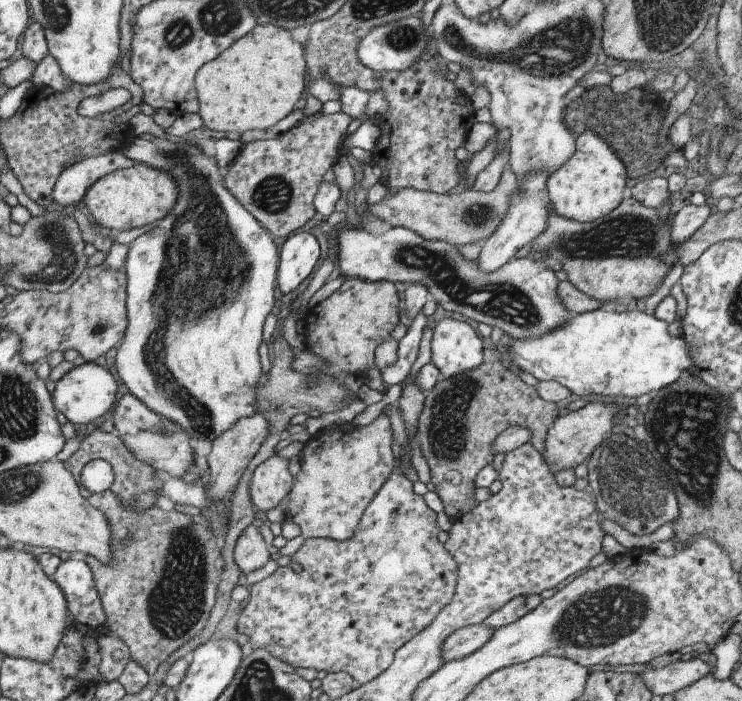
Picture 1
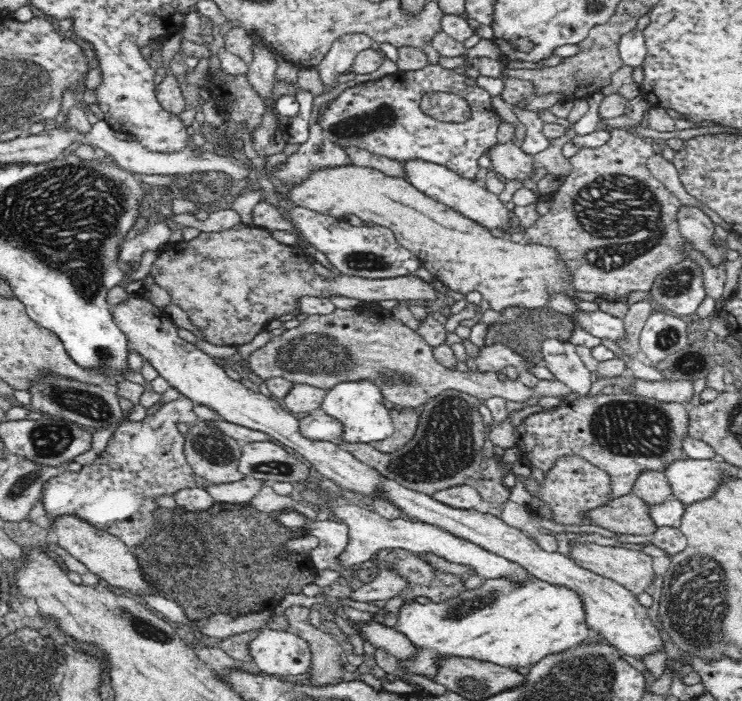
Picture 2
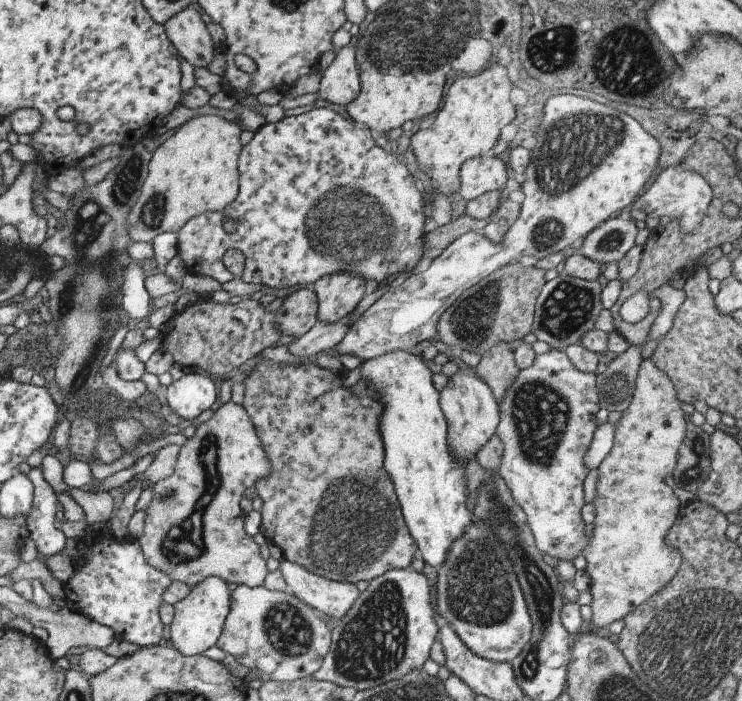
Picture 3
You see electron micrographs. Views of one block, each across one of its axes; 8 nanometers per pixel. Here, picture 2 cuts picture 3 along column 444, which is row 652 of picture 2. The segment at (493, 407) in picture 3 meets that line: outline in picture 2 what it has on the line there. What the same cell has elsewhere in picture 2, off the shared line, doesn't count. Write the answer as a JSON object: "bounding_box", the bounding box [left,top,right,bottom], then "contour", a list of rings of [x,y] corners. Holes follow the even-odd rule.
{"bounding_box":[348,621,417,662],"contour":[[[348,621],[348,623],[362,640],[368,641],[376,650],[394,656],[400,662],[411,661],[417,653],[417,646],[396,627],[390,628],[390,626],[384,626],[376,621]]]}

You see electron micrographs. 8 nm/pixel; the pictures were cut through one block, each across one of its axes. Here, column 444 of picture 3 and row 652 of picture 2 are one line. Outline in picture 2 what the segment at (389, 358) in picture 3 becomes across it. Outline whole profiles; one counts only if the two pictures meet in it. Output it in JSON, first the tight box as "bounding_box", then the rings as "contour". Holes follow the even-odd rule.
{"bounding_box":[395,574,595,678],"contour":[[[529,574],[529,578],[524,583],[512,583],[508,577],[492,578],[492,579],[482,579],[482,586],[473,590],[466,590],[460,592],[458,596],[452,596],[442,602],[432,602],[427,604],[421,604],[417,601],[404,602],[400,606],[395,627],[402,631],[402,634],[405,634],[414,644],[417,646],[417,653],[411,661],[401,662],[403,668],[405,668],[411,674],[420,674],[426,676],[426,678],[432,678],[436,674],[436,660],[438,656],[465,656],[466,658],[476,658],[476,660],[482,660],[482,662],[493,662],[500,666],[530,666],[534,662],[538,662],[540,658],[548,656],[548,654],[554,654],[554,652],[562,652],[562,650],[568,650],[576,644],[582,643],[595,638],[595,635],[590,631],[589,626],[586,624],[586,613],[583,605],[583,600],[580,598],[580,595],[566,587],[560,585],[552,585],[546,581],[536,579]]]}

